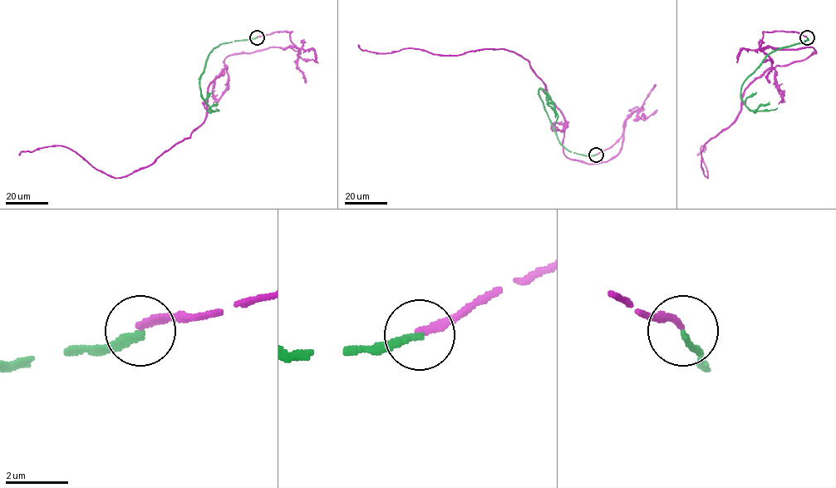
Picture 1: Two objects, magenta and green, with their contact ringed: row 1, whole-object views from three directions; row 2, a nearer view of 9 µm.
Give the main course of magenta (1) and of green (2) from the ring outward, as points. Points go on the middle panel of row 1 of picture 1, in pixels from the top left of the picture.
1: (596, 154), (637, 107), (621, 151), (587, 164), (564, 154), (563, 114), (514, 52), (357, 45)
2: (596, 154), (570, 152), (561, 144), (546, 112), (539, 89), (550, 97), (553, 105), (558, 116), (555, 125)

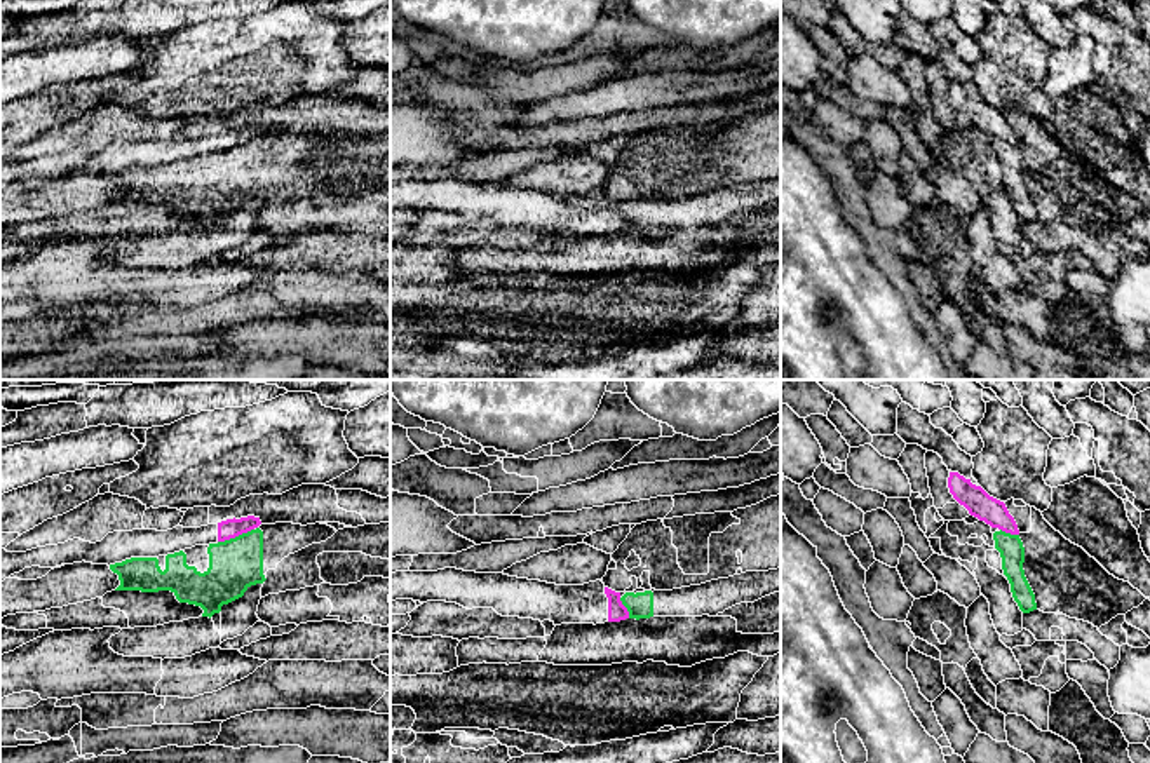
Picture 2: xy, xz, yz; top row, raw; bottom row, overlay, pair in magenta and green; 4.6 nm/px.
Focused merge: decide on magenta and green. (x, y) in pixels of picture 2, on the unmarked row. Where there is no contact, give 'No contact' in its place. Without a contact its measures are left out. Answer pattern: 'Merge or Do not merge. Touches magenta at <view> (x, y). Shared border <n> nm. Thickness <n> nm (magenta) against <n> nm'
Do not merge. Touches magenta at xy (236, 145). Shared border 180 nm. Thickness 90 nm (magenta) against 240 nm

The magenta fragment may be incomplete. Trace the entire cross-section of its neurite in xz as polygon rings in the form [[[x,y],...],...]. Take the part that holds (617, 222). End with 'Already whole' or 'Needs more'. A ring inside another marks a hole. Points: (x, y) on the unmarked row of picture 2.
[[[457,178],[390,183],[390,211],[446,211],[467,219],[493,218],[502,226],[561,233],[605,233],[629,228],[620,202],[601,190],[584,195],[556,195],[504,183],[476,183]]]. Needs more

